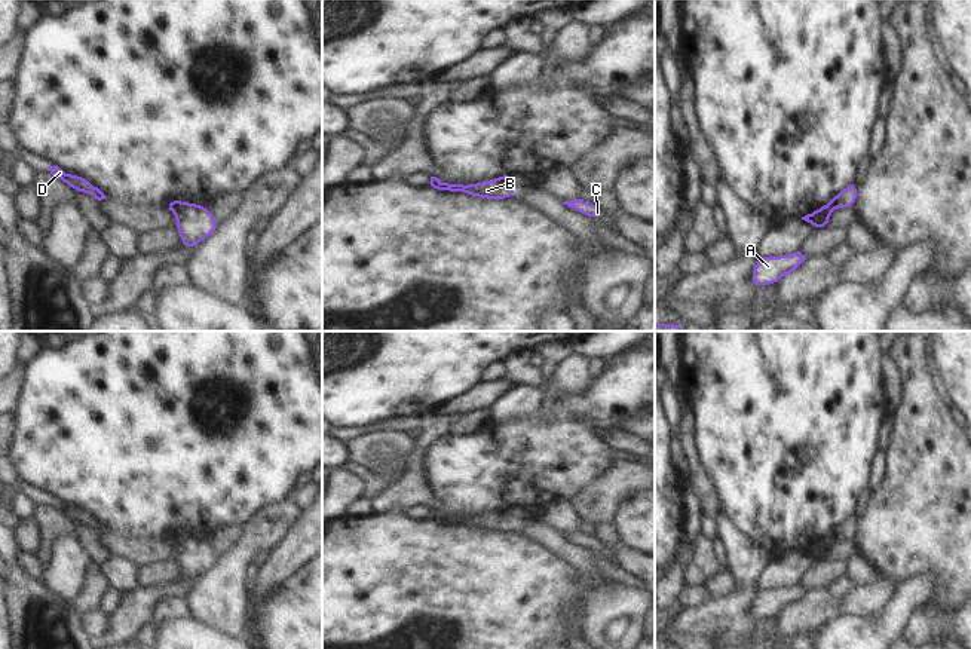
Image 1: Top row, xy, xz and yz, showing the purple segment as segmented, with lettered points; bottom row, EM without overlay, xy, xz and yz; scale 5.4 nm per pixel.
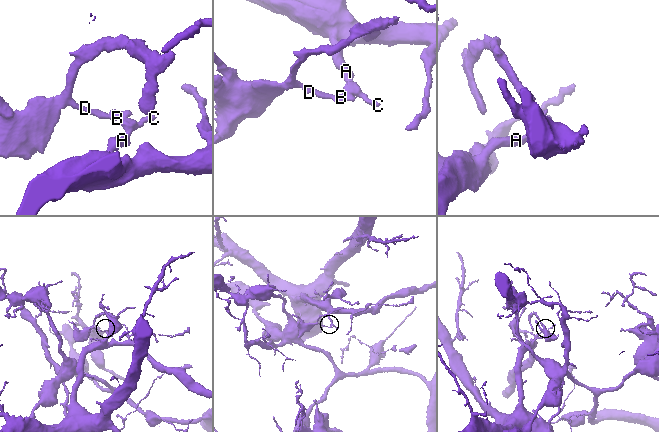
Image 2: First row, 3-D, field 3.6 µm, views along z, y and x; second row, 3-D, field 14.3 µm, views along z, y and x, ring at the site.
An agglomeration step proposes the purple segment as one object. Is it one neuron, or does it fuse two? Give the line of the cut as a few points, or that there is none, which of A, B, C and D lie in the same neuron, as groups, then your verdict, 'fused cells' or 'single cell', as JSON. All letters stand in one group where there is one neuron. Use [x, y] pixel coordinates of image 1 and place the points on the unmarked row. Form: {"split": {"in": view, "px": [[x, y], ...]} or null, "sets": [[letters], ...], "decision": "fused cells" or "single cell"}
{"split": {"in": "yz", "px": [[832, 532], [836, 539]]}, "sets": [["A", "C"], ["B", "D"]], "decision": "fused cells"}

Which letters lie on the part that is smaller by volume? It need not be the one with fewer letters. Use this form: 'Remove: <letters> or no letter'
Remove: B, D

